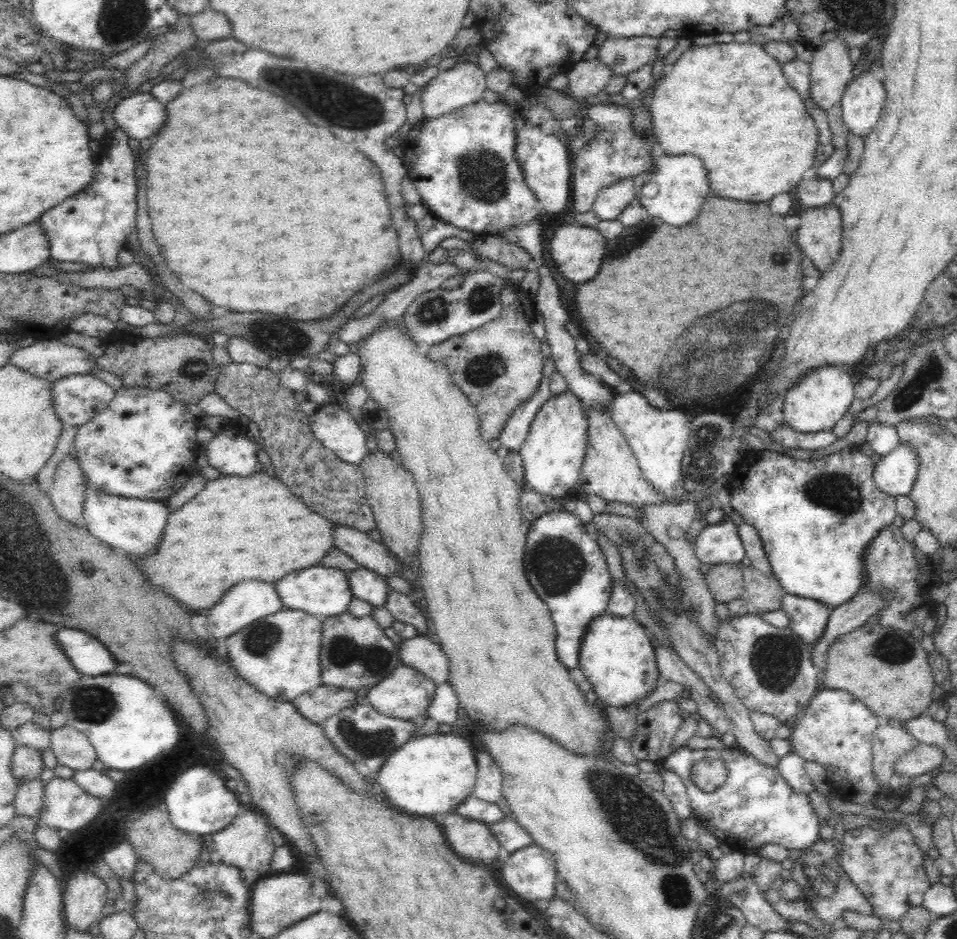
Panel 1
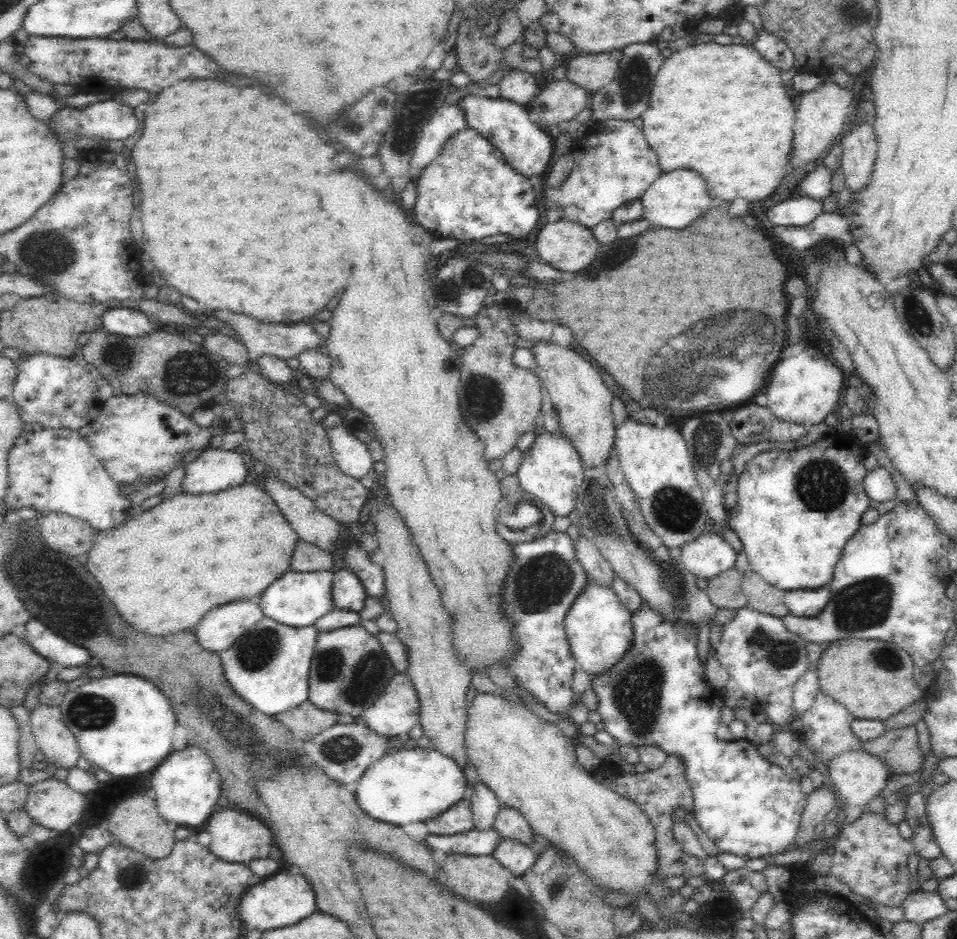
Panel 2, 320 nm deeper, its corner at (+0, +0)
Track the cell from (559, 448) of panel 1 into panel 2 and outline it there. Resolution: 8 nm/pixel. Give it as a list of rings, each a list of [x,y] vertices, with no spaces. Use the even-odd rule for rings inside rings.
[[[541,432],[530,450],[524,452],[517,477],[520,490],[546,505],[553,516],[568,516],[575,510],[576,493],[583,483],[583,462],[578,451],[562,434]]]

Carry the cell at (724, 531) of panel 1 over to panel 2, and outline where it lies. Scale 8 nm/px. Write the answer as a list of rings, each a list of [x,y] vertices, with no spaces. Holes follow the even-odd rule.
[[[703,532],[699,537],[696,537],[696,540],[687,542],[681,548],[679,559],[680,562],[684,563],[684,567],[686,567],[686,569],[688,569],[696,578],[710,580],[725,570],[735,568],[736,556],[737,552],[718,532]]]

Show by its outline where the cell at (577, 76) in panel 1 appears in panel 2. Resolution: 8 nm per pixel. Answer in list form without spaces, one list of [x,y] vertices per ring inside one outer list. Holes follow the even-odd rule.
[[[566,78],[553,79],[525,107],[536,126],[547,130],[548,126],[557,126],[560,122],[574,122],[575,116],[588,108],[589,100],[586,89]]]

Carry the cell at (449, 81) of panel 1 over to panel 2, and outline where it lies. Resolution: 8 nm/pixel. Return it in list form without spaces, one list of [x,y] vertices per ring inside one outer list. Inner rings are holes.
[[[444,103],[421,128],[409,165],[411,181],[416,182],[428,165],[436,160],[448,139],[466,127],[464,111],[458,103],[452,106]]]

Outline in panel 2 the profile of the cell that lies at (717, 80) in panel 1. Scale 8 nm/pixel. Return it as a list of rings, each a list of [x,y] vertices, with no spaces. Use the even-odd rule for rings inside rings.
[[[715,40],[707,43],[696,43],[682,47],[680,50],[665,58],[660,70],[656,74],[652,90],[649,94],[647,109],[641,114],[642,132],[644,138],[650,148],[657,154],[660,169],[663,173],[674,172],[680,168],[688,168],[688,170],[696,170],[704,176],[706,184],[708,184],[708,192],[712,198],[720,198],[720,200],[734,200],[736,196],[754,202],[754,200],[762,200],[766,196],[770,196],[774,192],[774,188],[782,182],[782,178],[786,176],[789,166],[790,152],[792,152],[792,136],[793,126],[796,116],[795,95],[789,92],[783,84],[780,77],[780,70],[770,64],[756,49],[748,46],[748,44],[718,44]]]

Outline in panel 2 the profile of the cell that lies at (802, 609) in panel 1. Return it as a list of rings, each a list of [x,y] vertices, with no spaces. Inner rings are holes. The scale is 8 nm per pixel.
[[[820,586],[816,590],[794,590],[784,594],[785,605],[796,616],[818,616],[831,597],[830,586]]]

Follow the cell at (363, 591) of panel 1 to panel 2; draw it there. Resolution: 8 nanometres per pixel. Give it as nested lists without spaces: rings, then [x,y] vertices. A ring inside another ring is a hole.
[[[340,569],[333,574],[332,602],[338,610],[360,612],[367,594],[360,579],[348,569]]]

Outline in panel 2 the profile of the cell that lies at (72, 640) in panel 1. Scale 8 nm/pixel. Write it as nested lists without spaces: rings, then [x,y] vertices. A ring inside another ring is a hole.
[[[31,618],[24,624],[28,632],[28,641],[33,650],[44,659],[53,662],[54,668],[82,666],[93,662],[90,652],[83,646],[68,642],[63,636],[46,628],[40,620]]]

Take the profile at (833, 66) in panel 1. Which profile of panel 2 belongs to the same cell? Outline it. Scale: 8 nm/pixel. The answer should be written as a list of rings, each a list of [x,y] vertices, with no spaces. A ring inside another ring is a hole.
[[[827,78],[825,83],[816,90],[801,92],[795,97],[797,103],[793,126],[794,136],[792,136],[792,152],[790,152],[788,166],[790,172],[820,160],[828,149],[836,144],[836,138],[842,132],[844,120],[846,120],[850,104],[852,104],[850,88],[841,88]]]

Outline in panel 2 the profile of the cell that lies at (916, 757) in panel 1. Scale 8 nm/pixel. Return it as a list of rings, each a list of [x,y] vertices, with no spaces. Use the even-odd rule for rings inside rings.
[[[862,749],[858,751],[846,750],[846,752],[830,758],[826,762],[826,769],[830,775],[830,781],[838,790],[839,797],[843,799],[845,809],[841,821],[846,824],[853,823],[857,818],[860,818],[864,806],[883,790],[892,775],[888,765],[880,757],[868,754]]]

